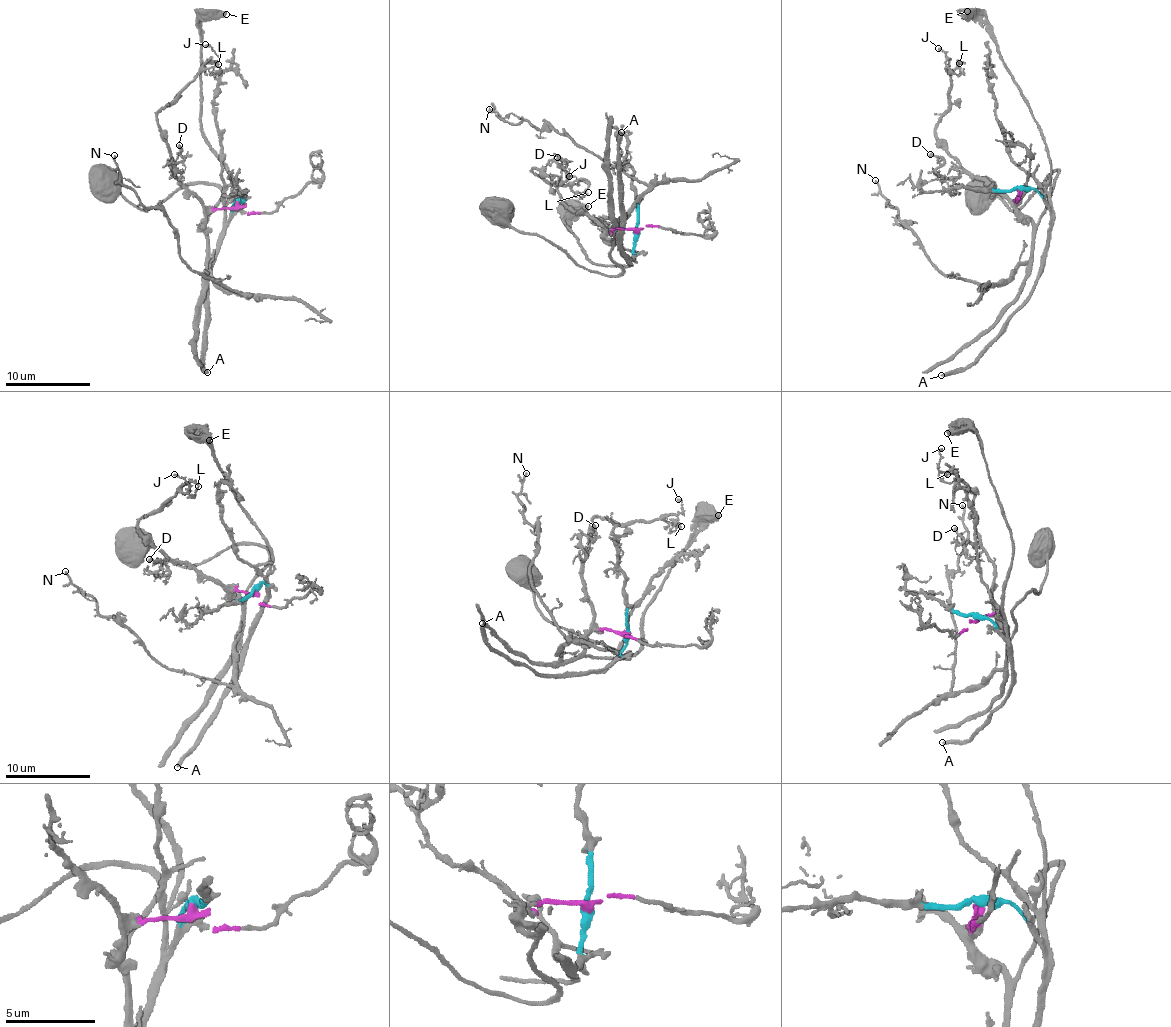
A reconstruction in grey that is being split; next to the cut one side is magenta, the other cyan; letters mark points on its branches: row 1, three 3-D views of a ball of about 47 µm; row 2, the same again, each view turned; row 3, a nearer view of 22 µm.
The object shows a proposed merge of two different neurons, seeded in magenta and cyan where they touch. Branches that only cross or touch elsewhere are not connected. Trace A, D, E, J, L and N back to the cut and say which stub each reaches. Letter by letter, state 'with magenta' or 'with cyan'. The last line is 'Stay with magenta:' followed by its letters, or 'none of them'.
A: with cyan
D: with magenta
E: with cyan
J: with magenta
L: with magenta
N: with magenta
Stay with magenta: D, J, L, N

